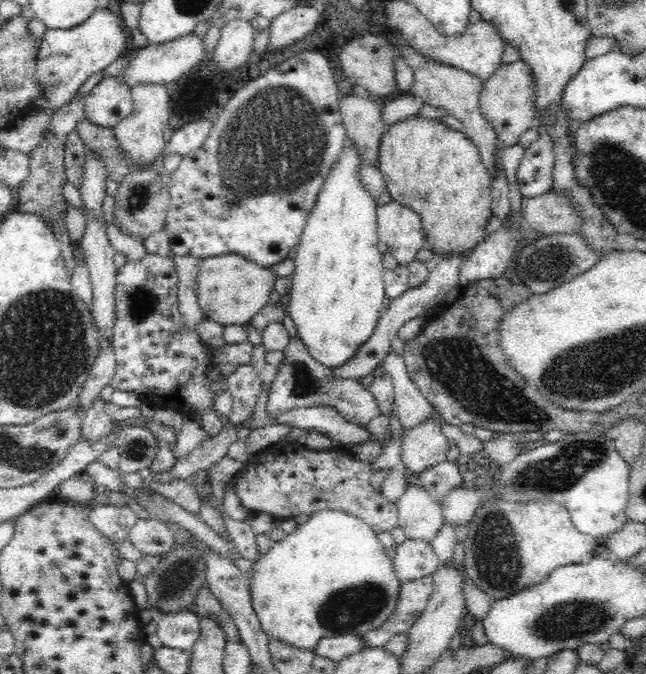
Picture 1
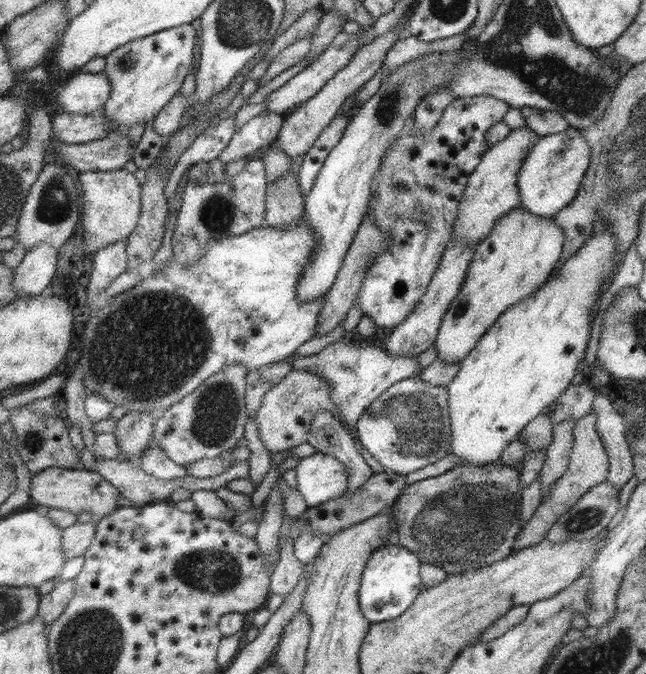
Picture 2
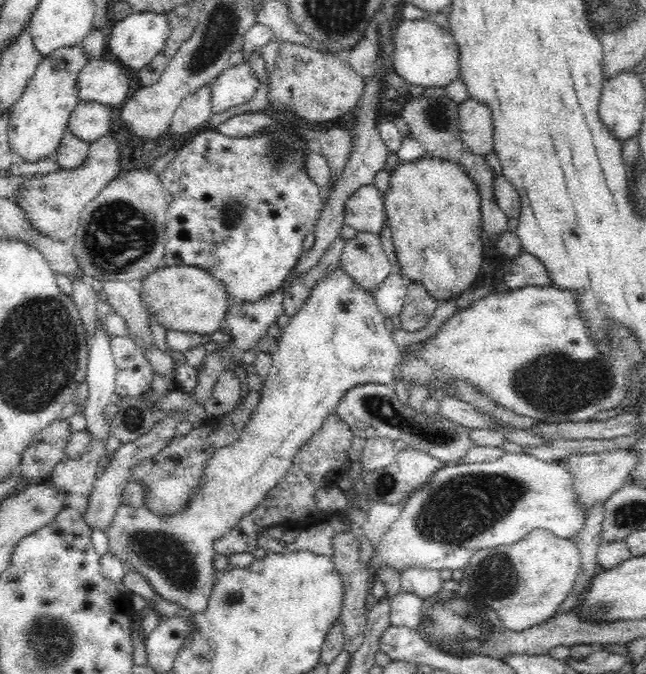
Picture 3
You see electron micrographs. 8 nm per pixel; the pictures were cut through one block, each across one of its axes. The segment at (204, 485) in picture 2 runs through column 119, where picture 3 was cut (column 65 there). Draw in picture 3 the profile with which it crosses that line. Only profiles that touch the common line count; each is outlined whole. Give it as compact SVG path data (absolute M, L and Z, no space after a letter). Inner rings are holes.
M93 440L91 448L84 456L76 459L64 459L49 474L50 482L64 494L80 494L89 499L94 482L99 477L98 463L104 456L104 444Z

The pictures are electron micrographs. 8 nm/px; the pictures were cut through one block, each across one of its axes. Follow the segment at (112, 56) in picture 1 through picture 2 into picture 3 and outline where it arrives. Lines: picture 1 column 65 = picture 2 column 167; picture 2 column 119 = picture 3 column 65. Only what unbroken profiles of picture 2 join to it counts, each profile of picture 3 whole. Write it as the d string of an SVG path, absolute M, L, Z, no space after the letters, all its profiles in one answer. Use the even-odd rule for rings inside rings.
M82 45L63 46L45 54L35 68L23 93L10 107L8 135L14 153L22 162L45 160L59 148L67 130L70 116L80 101L78 74L90 62L90 55Z

